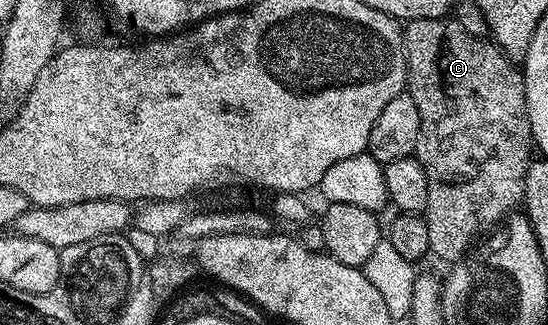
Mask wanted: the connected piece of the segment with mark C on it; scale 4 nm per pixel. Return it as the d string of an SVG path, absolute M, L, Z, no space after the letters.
M416 19L405 22L402 31L402 49L406 52L406 89L420 111L420 135L414 152L419 163L424 167L424 175L428 175L428 203L424 216L428 225L429 252L433 256L438 256L442 261L457 263L471 252L475 242L485 238L491 230L511 216L512 211L517 210L514 209L517 205L519 208L523 204L526 191L526 168L529 167L532 160L530 120L526 106L526 79L523 70L519 66L517 69L514 66L517 64L507 57L493 40L468 35L468 31L464 31L464 27L460 27L460 23L456 23L453 19Z

